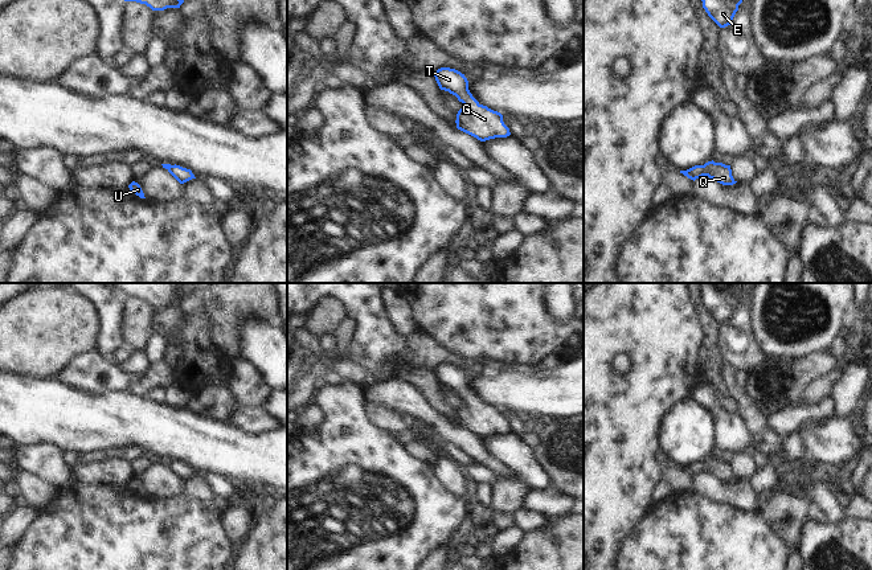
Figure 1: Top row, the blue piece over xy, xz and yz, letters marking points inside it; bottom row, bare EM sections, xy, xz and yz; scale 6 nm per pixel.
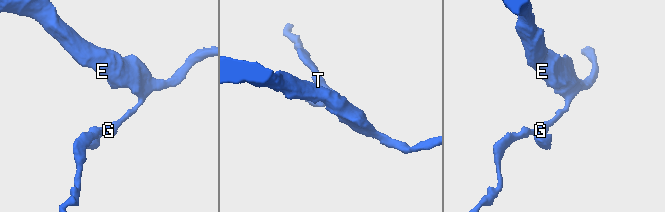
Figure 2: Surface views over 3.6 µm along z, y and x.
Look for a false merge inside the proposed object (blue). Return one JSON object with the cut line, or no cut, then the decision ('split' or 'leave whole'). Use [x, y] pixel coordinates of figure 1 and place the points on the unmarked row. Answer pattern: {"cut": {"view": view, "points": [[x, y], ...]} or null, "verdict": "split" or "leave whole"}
{"cut": null, "verdict": "leave whole"}

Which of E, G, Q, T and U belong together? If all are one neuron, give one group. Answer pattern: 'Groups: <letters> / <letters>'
Groups: E G Q T U

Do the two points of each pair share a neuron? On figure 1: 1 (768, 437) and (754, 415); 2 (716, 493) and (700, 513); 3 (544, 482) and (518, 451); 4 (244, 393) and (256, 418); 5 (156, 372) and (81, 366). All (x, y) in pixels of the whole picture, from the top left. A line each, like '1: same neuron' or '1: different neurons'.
1: same neuron
2: different neurons
3: same neuron
4: different neurons
5: same neuron

